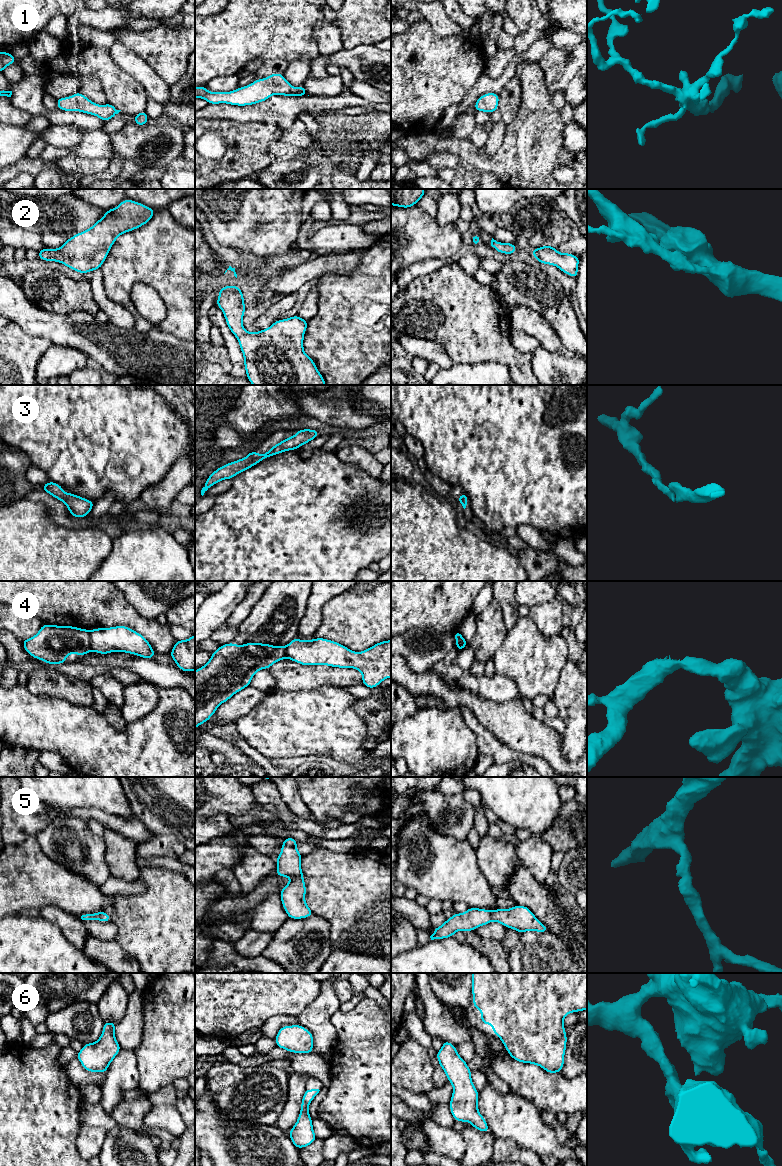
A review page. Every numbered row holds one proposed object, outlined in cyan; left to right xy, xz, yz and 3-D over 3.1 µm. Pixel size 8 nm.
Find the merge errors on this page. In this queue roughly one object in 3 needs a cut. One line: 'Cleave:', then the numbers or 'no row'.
Cleave: 4

